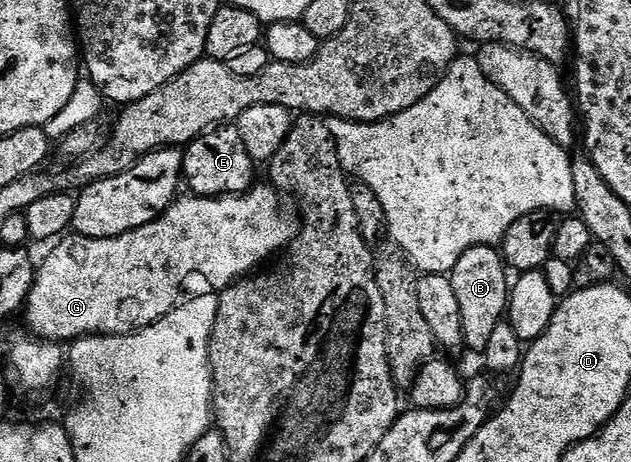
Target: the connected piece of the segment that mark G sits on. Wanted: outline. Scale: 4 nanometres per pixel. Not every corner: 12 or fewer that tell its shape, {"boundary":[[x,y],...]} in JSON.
{"boundary":[[273,186],[49,248],[39,339],[132,335],[285,252]]}

